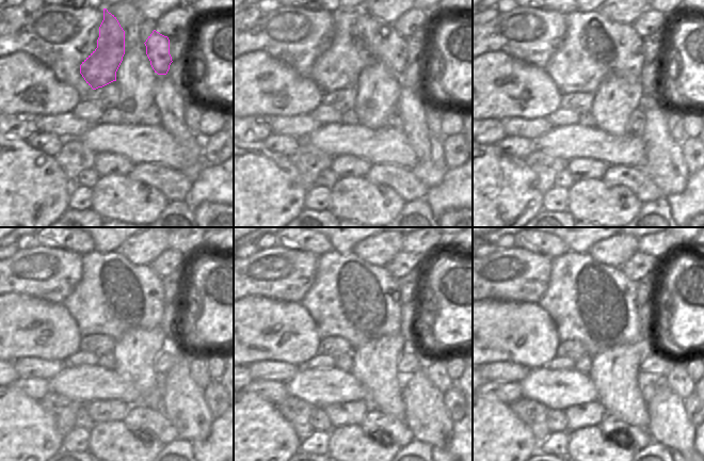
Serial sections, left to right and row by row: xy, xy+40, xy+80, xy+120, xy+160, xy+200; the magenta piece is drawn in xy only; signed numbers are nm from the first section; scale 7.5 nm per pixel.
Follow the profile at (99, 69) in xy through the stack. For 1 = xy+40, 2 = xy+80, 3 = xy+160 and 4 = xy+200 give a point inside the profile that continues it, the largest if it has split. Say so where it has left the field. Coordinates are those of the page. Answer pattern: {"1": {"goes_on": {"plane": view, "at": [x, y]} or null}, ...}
{"1": {"goes_on": {"plane": "xy+40", "at": [360, 40]}}, "2": {"goes_on": {"plane": "xy+80", "at": [594, 47]}}, "3": {"goes_on": {"plane": "xy+160", "at": [350, 298]}}, "4": {"goes_on": {"plane": "xy+200", "at": [590, 302]}}}

